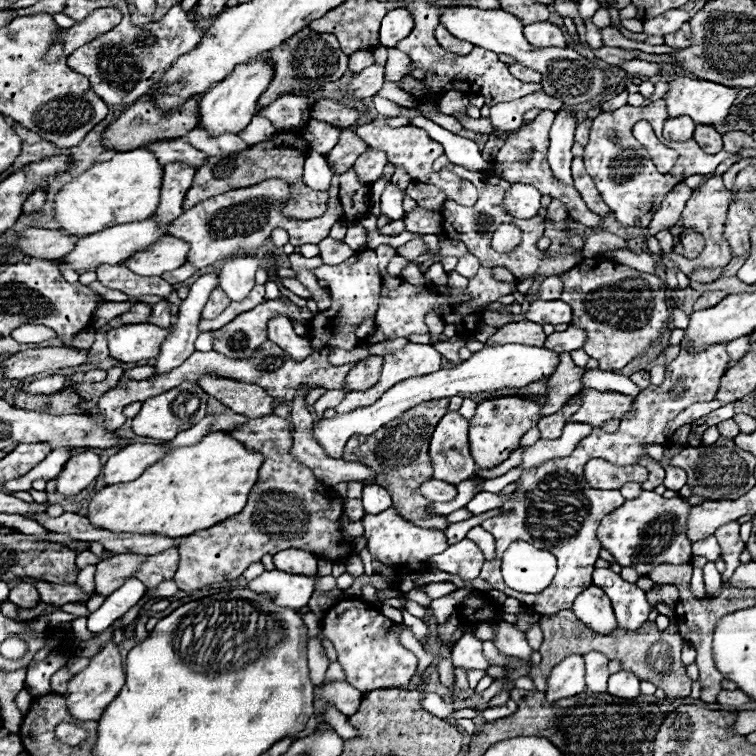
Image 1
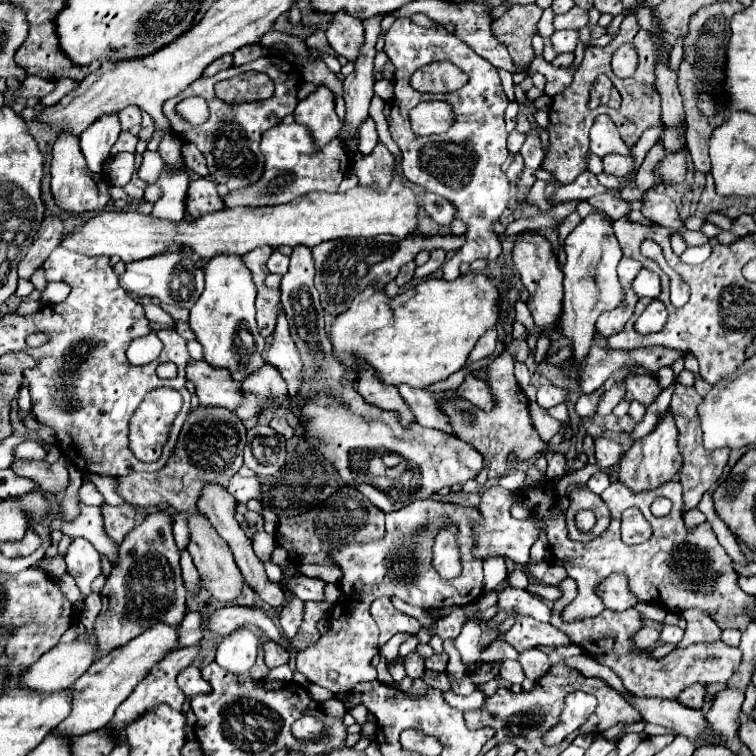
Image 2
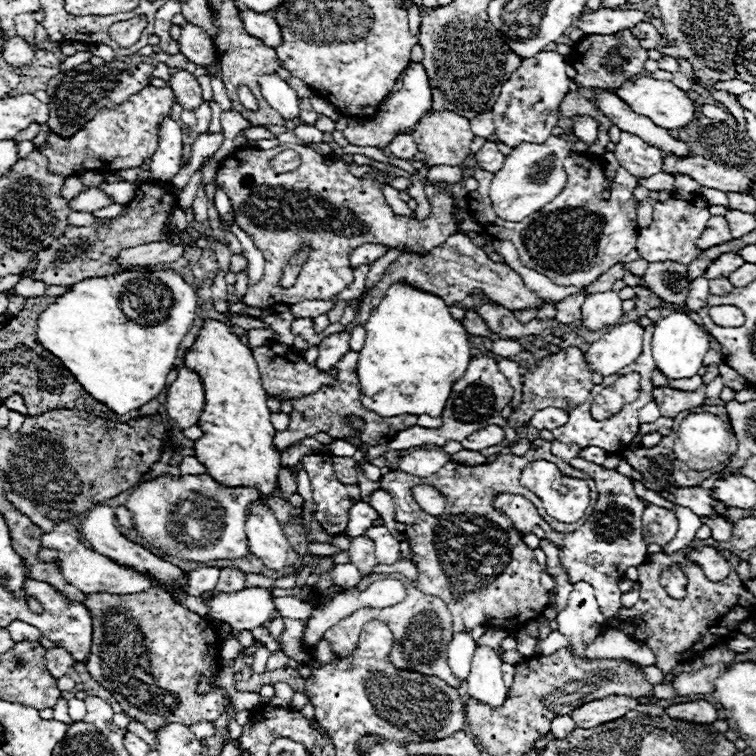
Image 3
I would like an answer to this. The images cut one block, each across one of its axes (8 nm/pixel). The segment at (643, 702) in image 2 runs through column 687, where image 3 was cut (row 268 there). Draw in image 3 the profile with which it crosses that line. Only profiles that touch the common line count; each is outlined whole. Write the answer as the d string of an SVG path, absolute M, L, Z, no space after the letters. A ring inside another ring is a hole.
M728 252L728 254L722 254L722 256L718 256L708 268L706 268L706 272L704 272L704 278L706 280L716 280L716 278L724 278L724 276L728 276L728 274L732 274L732 270L736 270L736 268L740 268L744 264L744 260L738 256L738 254L734 254L734 252Z

